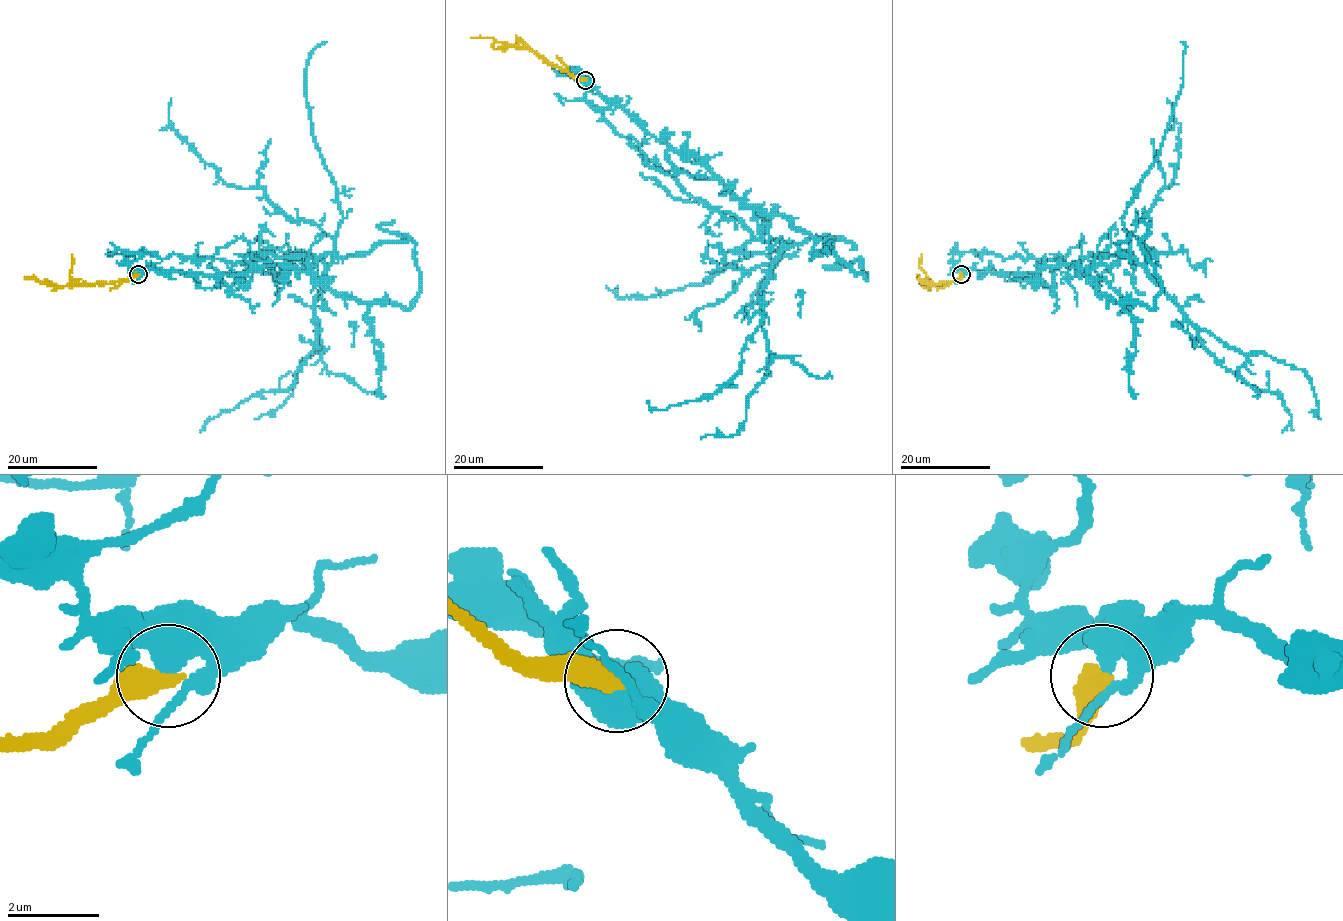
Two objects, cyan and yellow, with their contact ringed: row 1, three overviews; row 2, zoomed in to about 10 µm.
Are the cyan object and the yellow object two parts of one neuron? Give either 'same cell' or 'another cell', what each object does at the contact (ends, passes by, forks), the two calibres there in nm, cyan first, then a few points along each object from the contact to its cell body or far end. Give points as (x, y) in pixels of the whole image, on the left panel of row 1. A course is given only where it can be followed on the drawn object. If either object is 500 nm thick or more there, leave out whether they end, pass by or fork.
another cell; calibres 600 and 480 nm; course cyan (138, 274), (223, 274), (230, 288), (229, 264), (333, 255), (317, 343), (294, 384), (257, 392), (200, 432); course yellow (139, 274), (127, 279), (71, 286), (48, 286), (44, 282), (24, 277)

